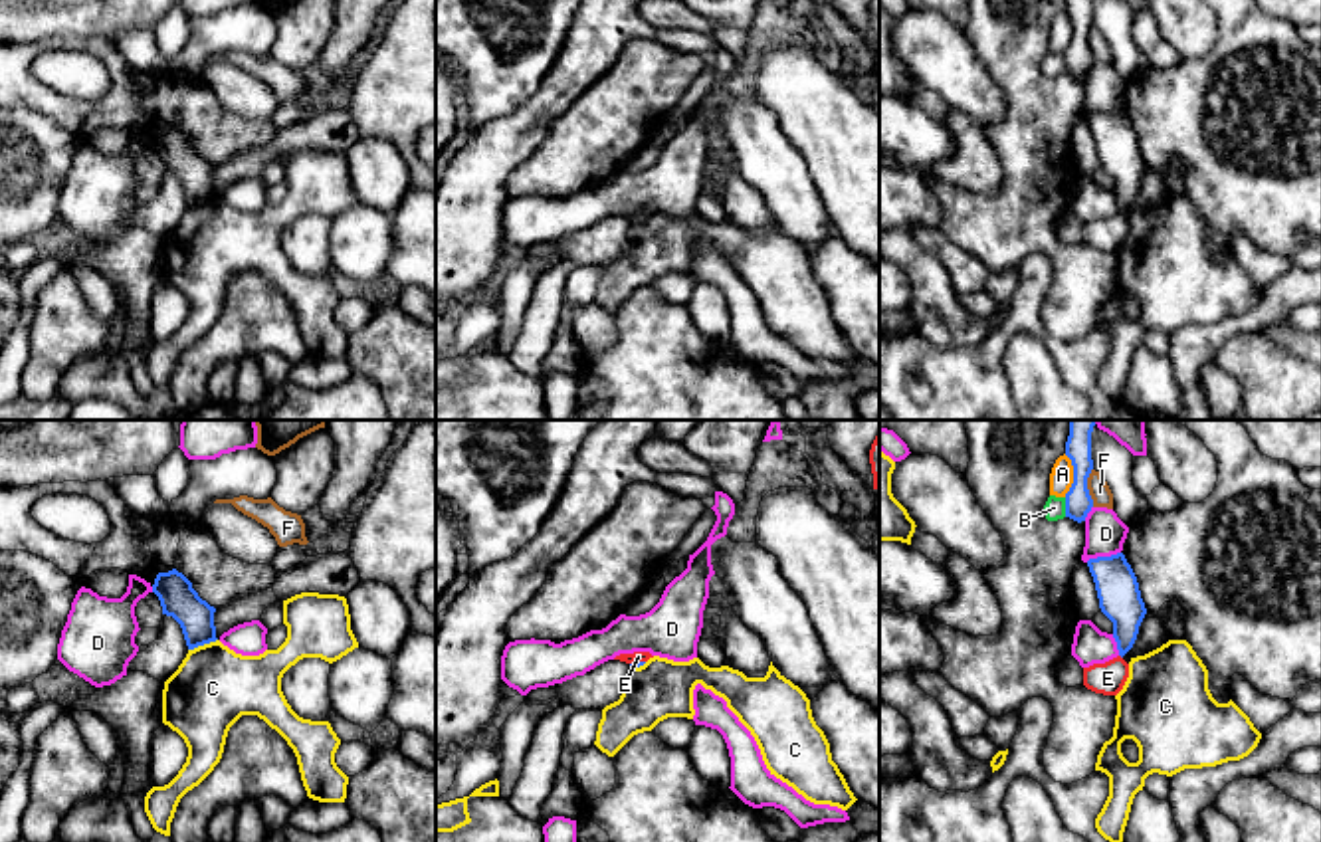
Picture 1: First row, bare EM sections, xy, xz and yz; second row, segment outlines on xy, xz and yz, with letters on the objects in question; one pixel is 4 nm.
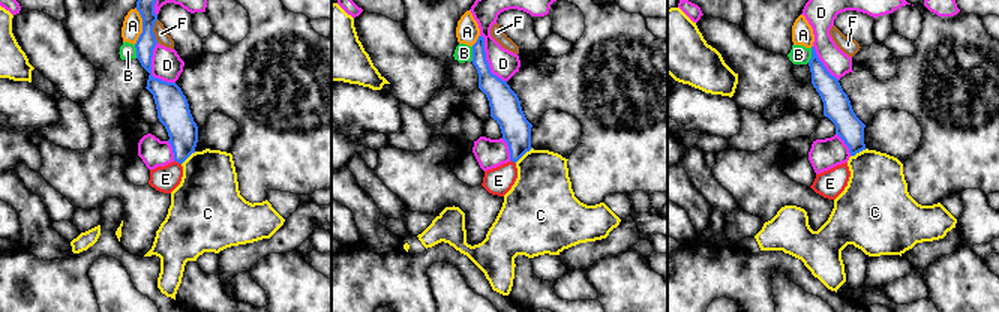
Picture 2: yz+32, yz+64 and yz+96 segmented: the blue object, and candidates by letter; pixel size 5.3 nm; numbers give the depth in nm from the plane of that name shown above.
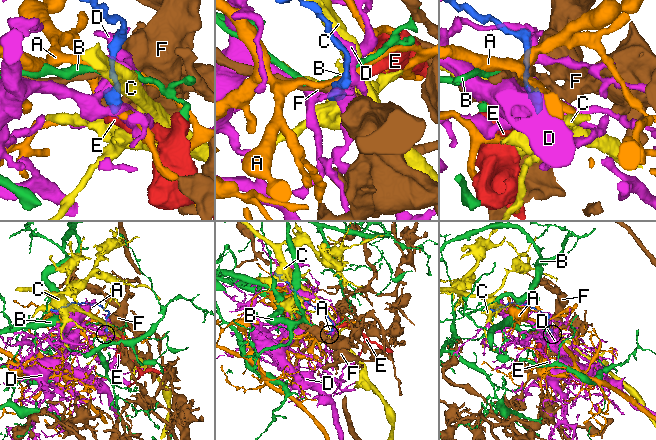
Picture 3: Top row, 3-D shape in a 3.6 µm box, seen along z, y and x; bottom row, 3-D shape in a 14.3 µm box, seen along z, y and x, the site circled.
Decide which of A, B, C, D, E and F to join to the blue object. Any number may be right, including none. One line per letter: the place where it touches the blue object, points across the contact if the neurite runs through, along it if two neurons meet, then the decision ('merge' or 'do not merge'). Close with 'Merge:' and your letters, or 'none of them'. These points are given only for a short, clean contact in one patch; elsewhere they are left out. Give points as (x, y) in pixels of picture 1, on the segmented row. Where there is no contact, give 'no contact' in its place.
A: meets blue in yz at (1074, 476); border along yz (1064, 454), (1072, 466), (1072, 486), (1066, 496); do not merge
B: meets blue in yz at (1066, 508); border along yz (1064, 498), (1066, 516); do not merge
C: meets blue in xy at (203, 644); border along xy (216, 638), (189, 650); do not merge
D: meets blue in yz at (1102, 557); do not merge
E: meets blue in xz at (636, 662); border along xz (644, 660), (630, 664); do not merge
F: meets blue in yz at (1086, 488); border along yz (1092, 468), (1088, 494), (1094, 506); do not merge
Merge: none of them

